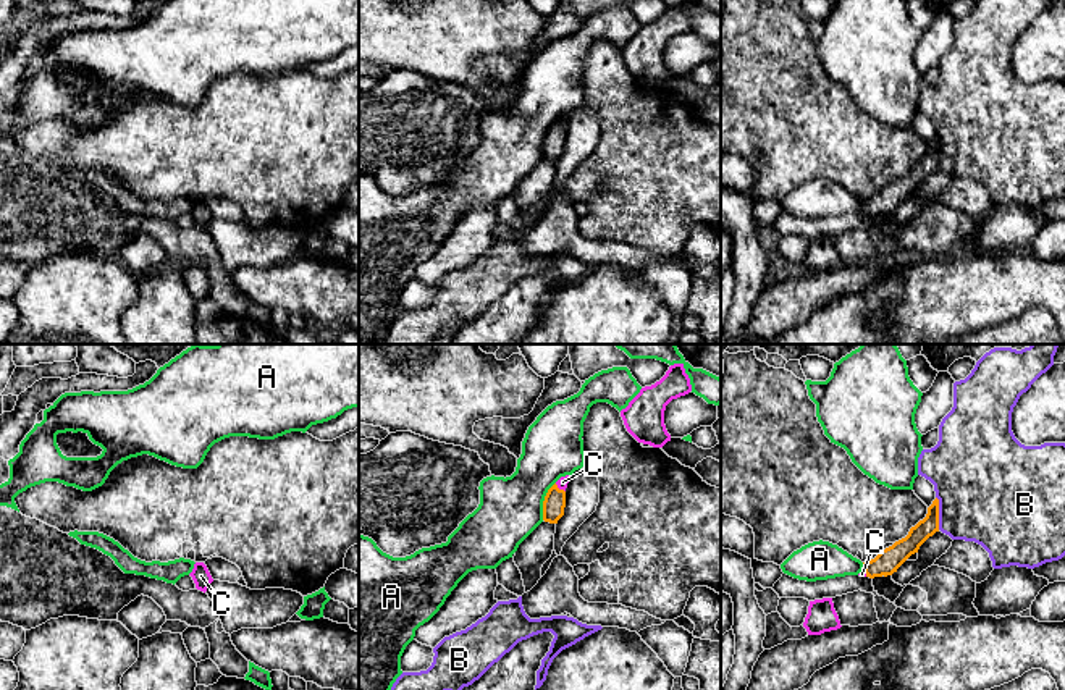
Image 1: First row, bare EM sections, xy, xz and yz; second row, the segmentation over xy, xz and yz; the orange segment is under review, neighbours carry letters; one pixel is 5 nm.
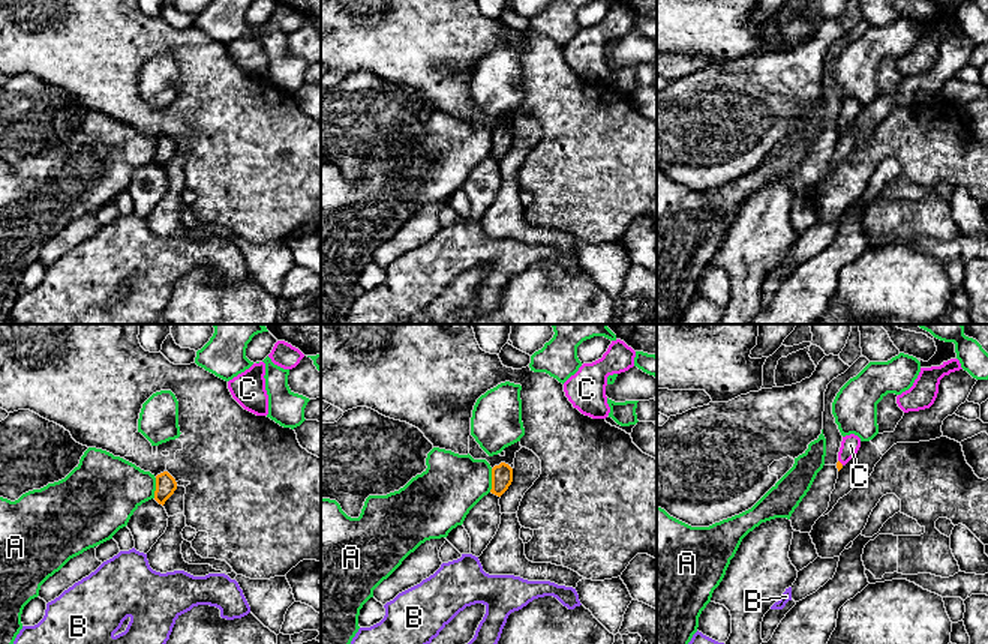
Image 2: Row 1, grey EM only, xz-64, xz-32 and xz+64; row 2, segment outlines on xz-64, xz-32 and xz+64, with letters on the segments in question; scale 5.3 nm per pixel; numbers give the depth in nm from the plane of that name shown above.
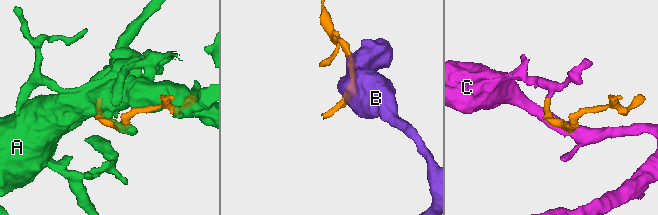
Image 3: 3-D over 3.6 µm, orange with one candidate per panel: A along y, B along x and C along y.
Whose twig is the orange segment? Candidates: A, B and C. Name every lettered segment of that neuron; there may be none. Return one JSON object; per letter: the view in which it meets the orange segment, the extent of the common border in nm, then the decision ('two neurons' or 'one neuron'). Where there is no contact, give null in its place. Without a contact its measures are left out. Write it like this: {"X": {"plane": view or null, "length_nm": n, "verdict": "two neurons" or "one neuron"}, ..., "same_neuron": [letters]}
{"A": {"plane": "xz", "length_nm": 200, "verdict": "two neurons"}, "B": {"plane": "yz", "length_nm": 170, "verdict": "two neurons"}, "C": {"plane": "xz", "length_nm": 70, "verdict": "one neuron"}, "same_neuron": ["C"]}

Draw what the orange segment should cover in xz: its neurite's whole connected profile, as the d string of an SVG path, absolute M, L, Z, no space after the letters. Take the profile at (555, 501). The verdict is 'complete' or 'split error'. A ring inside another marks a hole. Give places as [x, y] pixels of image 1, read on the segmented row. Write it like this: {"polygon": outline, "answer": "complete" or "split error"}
{"polygon": "M570 475L561 477L546 493L543 501L543 520L558 524L564 515L566 507L566 488Z", "answer": "split error"}

